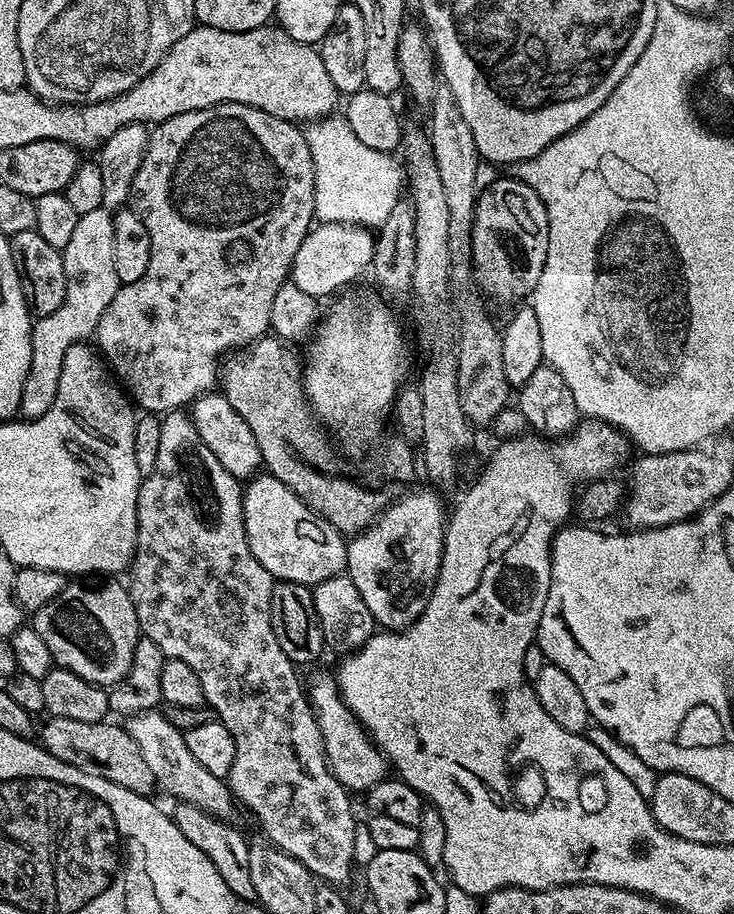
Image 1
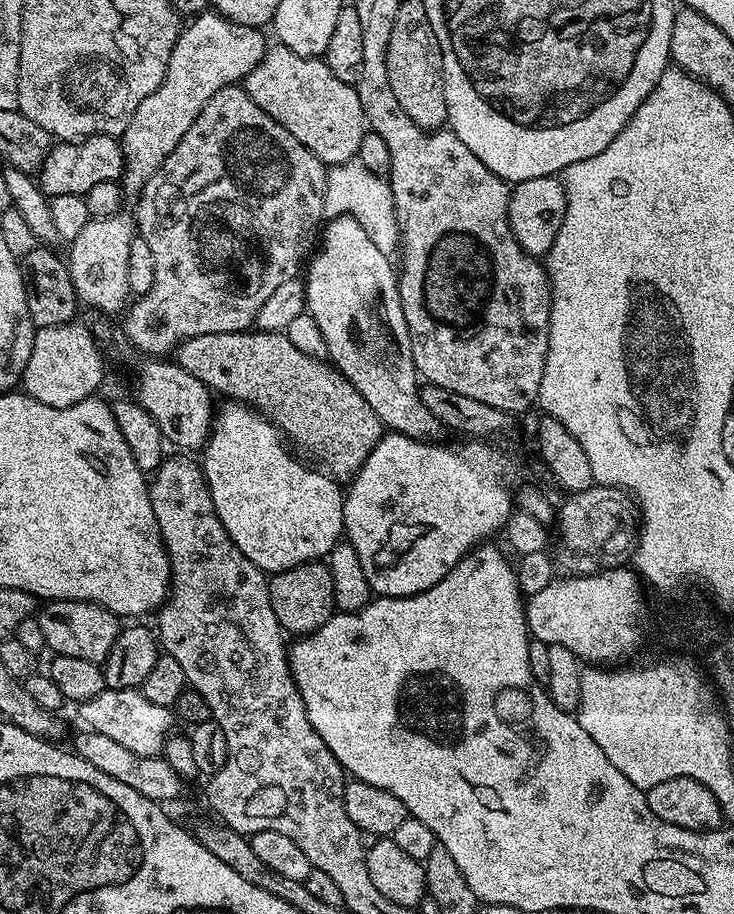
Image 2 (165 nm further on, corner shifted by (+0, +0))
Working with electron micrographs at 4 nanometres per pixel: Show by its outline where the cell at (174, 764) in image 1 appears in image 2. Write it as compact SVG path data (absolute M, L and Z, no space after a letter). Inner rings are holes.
M105 688L102 694L94 694L89 700L79 701L78 708L80 708L80 720L84 723L81 725L85 729L98 734L106 734L106 738L111 738L113 742L126 746L126 750L134 750L134 754L159 757L164 751L164 743L173 731L174 713L172 709L154 706L154 702L150 702L150 698L146 698L143 691L135 688Z

